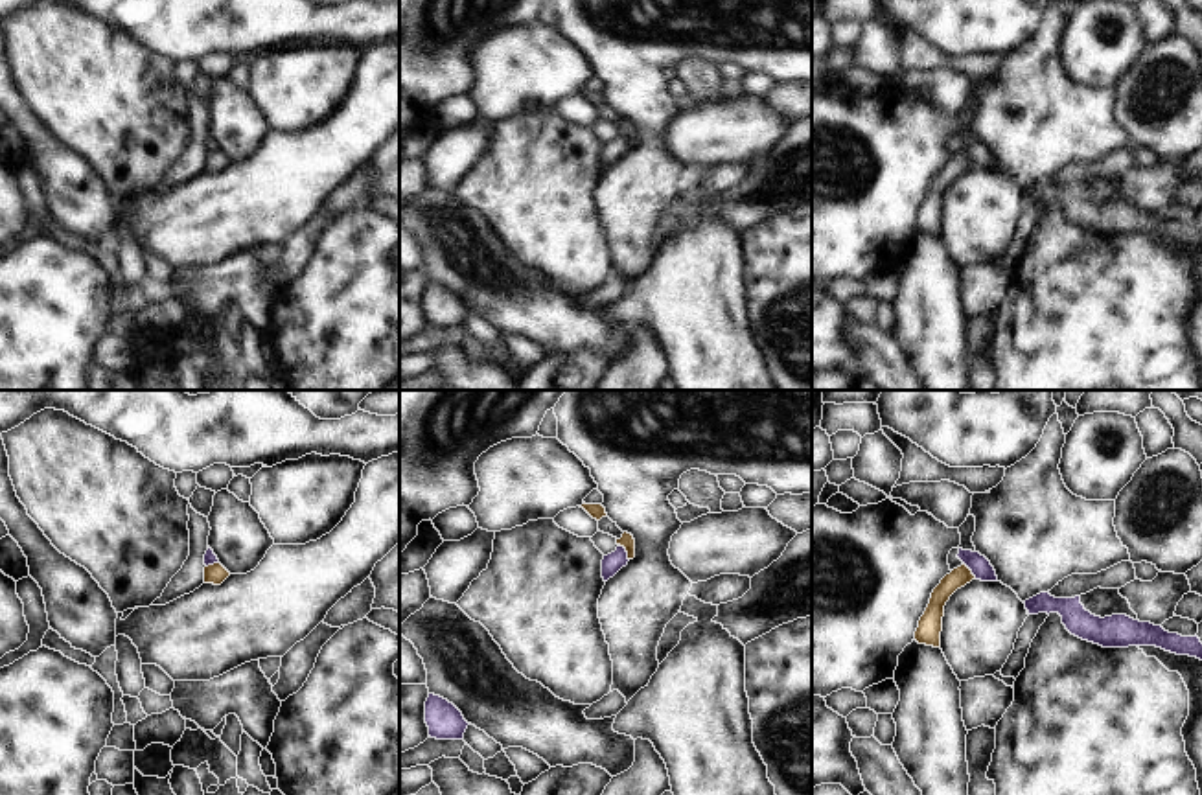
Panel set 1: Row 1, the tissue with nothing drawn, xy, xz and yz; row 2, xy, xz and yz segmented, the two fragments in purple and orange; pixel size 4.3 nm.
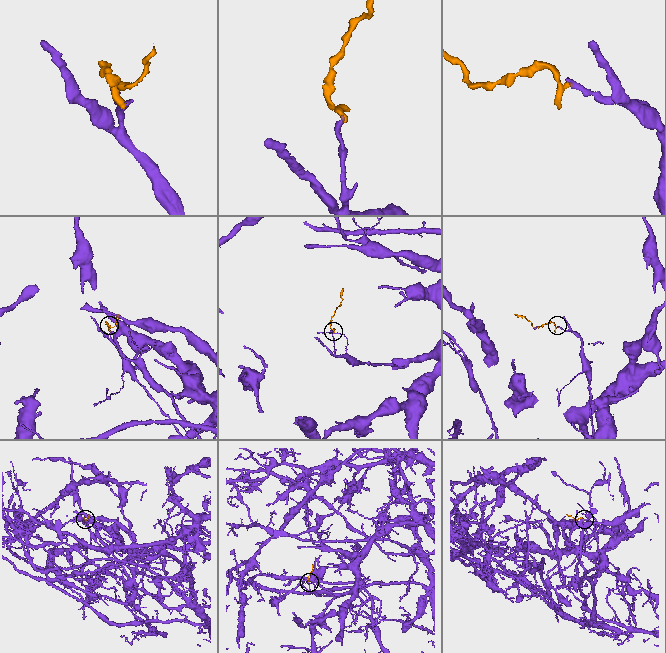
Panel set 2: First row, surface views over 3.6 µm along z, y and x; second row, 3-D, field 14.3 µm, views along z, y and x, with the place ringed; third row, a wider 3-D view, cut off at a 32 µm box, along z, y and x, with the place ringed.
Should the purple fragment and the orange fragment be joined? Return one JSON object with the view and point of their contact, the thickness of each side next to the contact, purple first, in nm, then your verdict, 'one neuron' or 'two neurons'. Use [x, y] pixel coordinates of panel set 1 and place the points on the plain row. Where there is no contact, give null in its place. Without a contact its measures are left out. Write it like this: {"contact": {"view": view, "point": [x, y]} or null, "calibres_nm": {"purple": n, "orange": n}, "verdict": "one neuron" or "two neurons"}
{"contact": {"view": "xz", "point": [626, 140]}, "calibres_nm": {"purple": 90, "orange": 60}, "verdict": "two neurons"}

